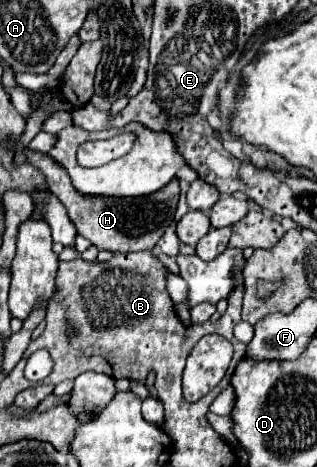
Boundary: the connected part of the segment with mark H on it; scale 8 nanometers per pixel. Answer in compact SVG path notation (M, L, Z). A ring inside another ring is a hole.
M24 146L24 156L26 156L28 164L32 164L36 170L40 170L44 174L50 192L66 206L68 218L76 226L78 234L88 238L100 250L110 250L110 252L150 250L162 238L164 230L172 222L172 214L176 212L178 198L180 198L178 178L174 178L162 190L158 190L154 194L148 194L148 196L142 196L142 198L140 196L138 198L86 196L72 186L72 180L70 180L68 172L54 158L50 158L46 152L36 152L36 150L30 150L28 146ZM132 206L134 206L134 216L132 216Z

